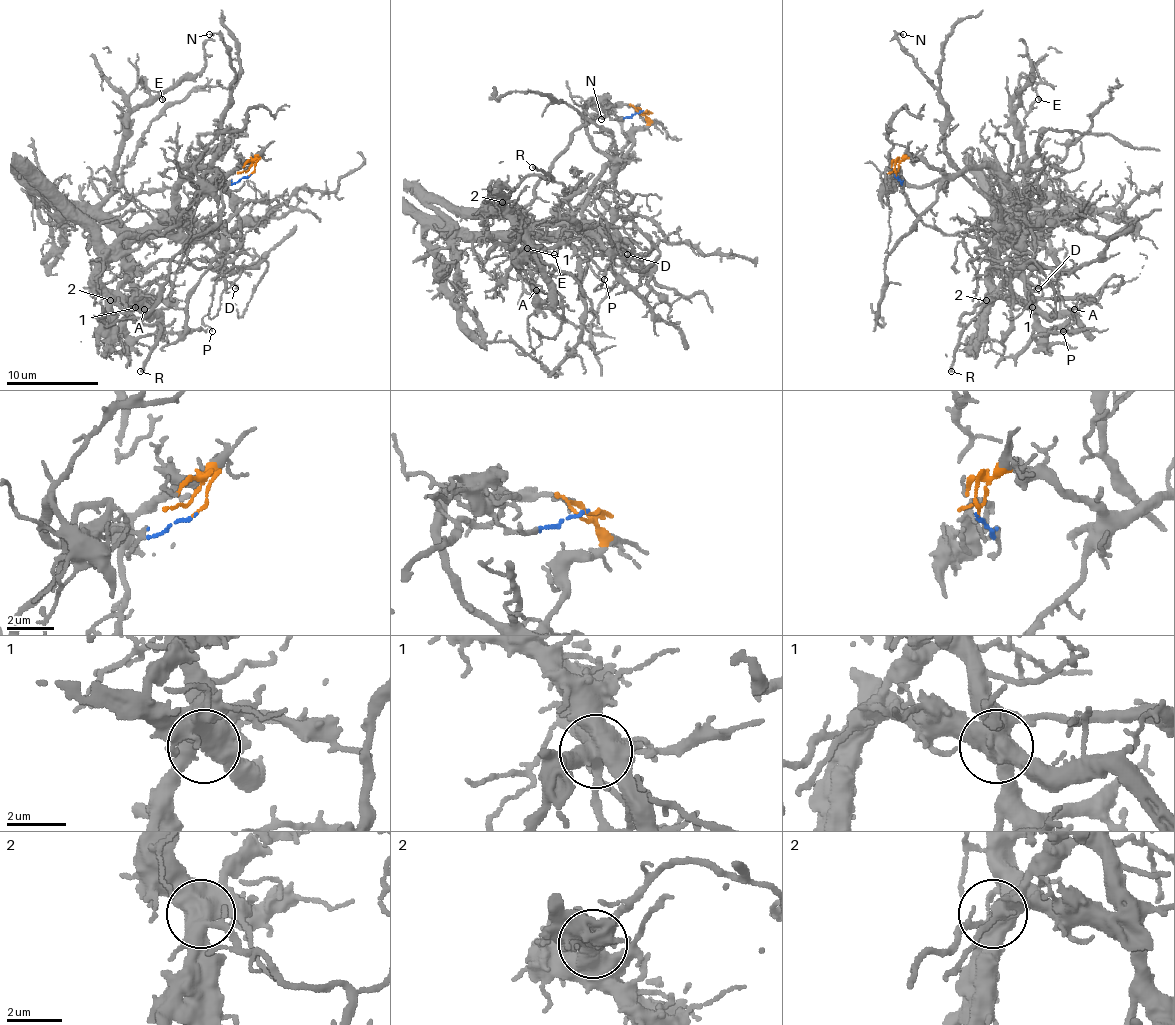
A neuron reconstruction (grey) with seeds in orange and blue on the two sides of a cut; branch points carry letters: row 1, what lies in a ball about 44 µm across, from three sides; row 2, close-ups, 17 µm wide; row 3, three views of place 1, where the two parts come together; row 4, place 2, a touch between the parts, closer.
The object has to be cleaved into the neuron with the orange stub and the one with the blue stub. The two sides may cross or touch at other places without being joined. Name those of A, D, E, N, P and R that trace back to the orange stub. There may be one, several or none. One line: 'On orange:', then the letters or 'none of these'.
On orange: D, E, N

